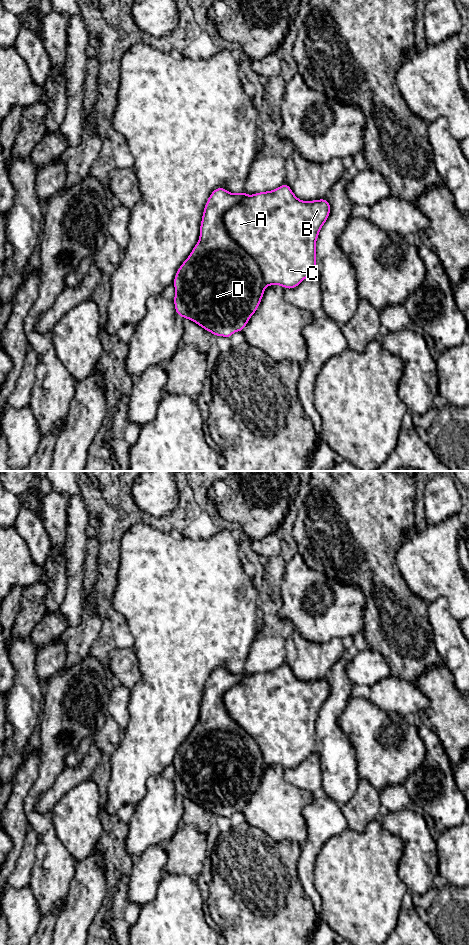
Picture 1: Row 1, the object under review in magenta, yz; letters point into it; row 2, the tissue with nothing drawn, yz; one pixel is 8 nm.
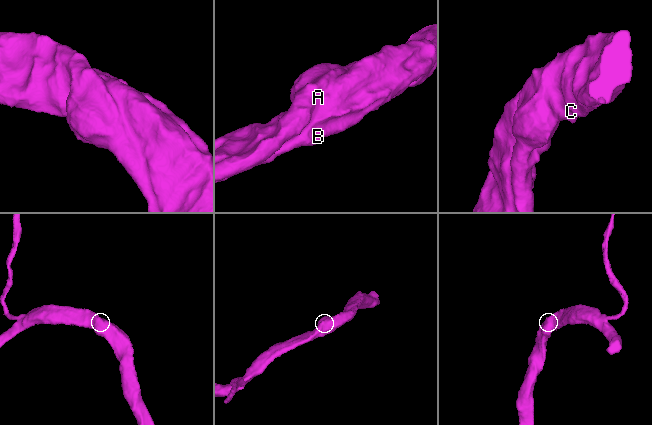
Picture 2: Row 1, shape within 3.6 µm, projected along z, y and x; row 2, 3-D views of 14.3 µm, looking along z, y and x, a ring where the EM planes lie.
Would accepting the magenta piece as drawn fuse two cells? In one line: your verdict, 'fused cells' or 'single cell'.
single cell

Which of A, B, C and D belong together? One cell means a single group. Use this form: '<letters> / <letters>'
A B C D

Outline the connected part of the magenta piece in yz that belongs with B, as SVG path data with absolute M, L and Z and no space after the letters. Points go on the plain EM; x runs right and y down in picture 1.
M284 663L280 667L266 672L259 672L253 675L247 675L244 671L233 674L226 669L216 668L209 676L205 684L203 696L200 705L200 717L197 724L194 726L188 738L182 743L177 750L176 756L173 760L175 767L175 777L173 779L175 784L175 791L177 795L182 798L187 798L203 809L211 812L214 816L223 816L230 818L236 812L242 812L244 807L248 804L250 797L256 792L264 775L265 768L270 765L281 765L286 769L296 768L305 760L311 753L316 752L316 721L322 706L325 704L331 691L331 686L328 679L319 679L313 681L299 680L289 667Z

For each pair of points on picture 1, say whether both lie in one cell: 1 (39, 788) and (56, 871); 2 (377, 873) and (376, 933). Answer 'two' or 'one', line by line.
1: one
2: one

